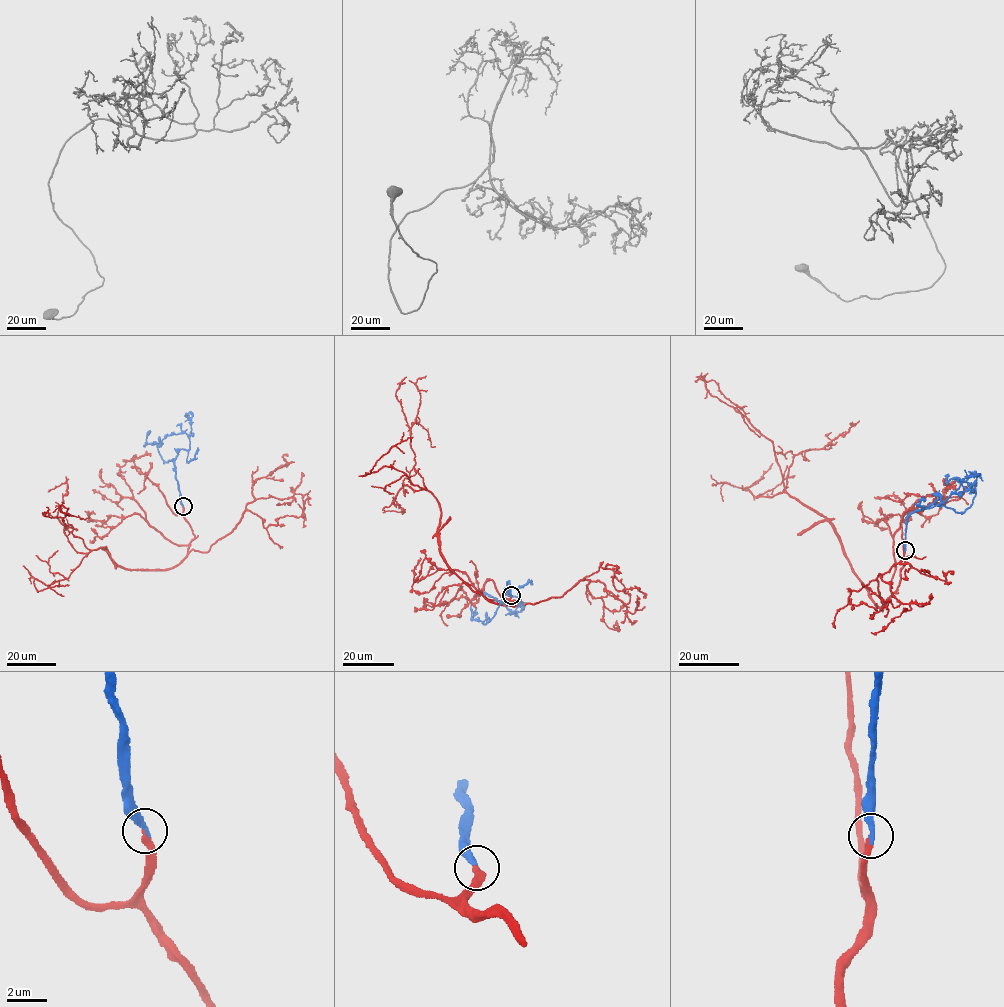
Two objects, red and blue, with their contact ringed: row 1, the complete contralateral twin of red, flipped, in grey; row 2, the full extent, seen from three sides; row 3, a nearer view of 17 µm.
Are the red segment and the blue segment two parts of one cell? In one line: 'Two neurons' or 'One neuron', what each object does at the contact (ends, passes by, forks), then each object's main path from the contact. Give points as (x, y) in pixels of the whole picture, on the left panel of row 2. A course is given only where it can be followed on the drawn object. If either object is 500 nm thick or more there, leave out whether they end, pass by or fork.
One neuron. At the ring red ends. At the ring blue ends. Course of red: (183, 506), (194, 538), (157, 570), (87, 548), (62, 519), (68, 508). Course of blue: (183, 506), (174, 460), (180, 449), (189, 449), (188, 434), (165, 436), (158, 444), (153, 441)

